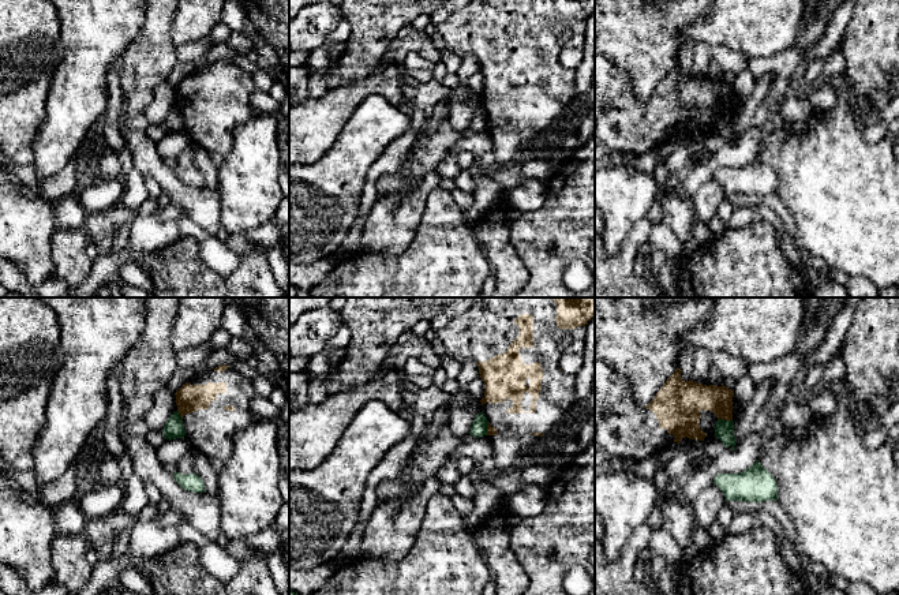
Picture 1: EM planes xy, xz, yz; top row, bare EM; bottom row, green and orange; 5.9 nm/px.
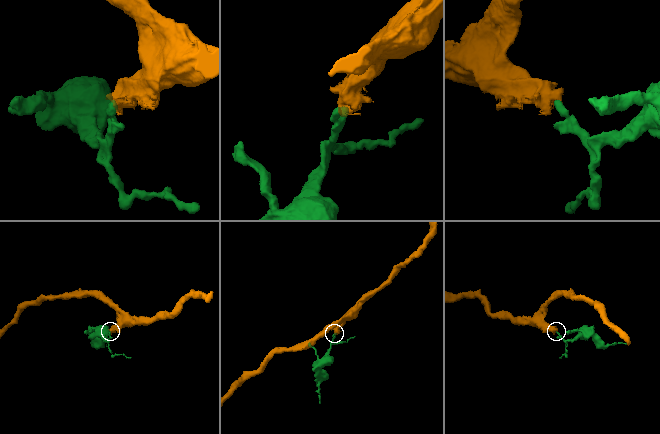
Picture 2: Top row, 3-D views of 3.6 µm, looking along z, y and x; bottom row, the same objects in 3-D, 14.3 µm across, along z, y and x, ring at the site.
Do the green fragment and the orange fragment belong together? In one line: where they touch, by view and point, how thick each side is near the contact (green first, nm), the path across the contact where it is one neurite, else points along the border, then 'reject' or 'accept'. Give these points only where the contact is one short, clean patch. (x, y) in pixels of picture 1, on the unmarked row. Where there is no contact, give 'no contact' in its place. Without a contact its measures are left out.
yz (725, 115) | 110/200 nm | along yz (718, 112), (731, 115) | reject

